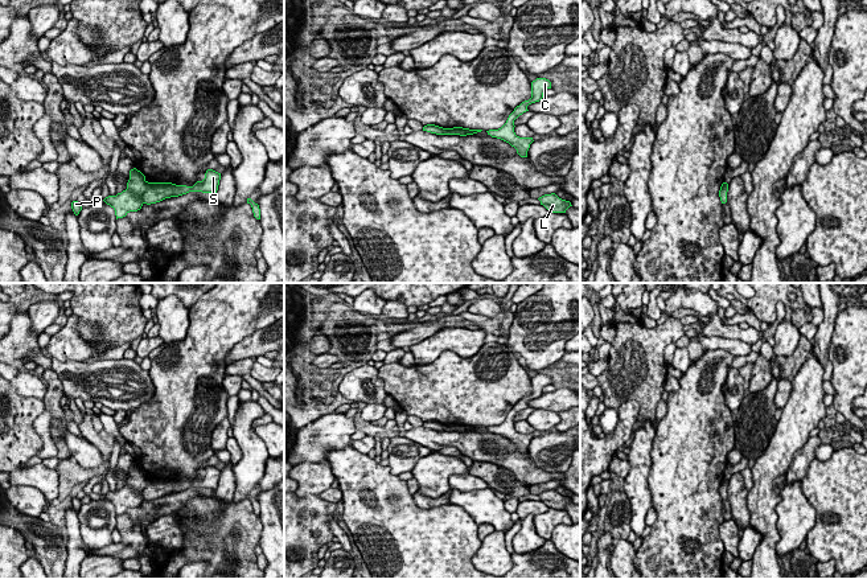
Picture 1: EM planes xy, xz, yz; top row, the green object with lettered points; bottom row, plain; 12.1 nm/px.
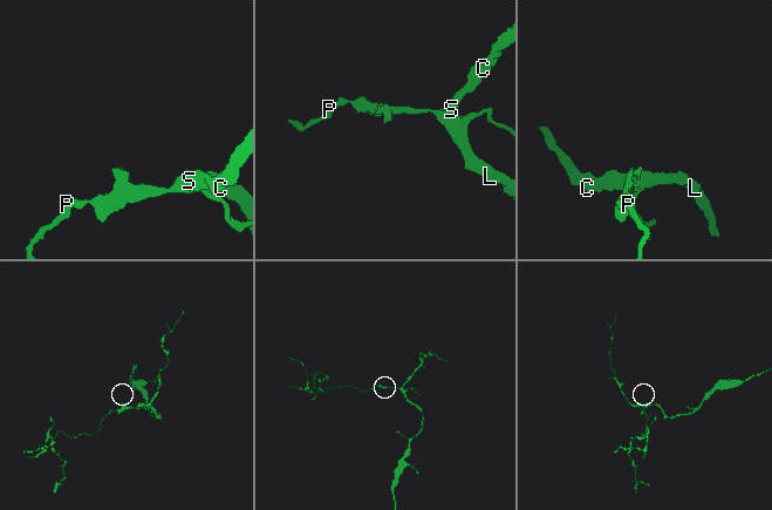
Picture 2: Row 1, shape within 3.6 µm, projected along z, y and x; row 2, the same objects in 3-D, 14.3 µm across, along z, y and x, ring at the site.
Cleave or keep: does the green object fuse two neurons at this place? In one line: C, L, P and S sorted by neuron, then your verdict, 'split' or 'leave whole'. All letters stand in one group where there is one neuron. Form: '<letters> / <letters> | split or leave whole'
C L P S | leave whole

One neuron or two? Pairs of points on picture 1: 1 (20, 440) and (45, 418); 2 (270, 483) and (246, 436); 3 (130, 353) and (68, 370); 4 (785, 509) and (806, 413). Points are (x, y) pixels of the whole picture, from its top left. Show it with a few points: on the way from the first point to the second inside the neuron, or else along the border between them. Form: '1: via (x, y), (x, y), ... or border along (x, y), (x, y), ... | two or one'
1: border along (44, 409), (33, 422), (41, 439), (35, 455) | two
2: border along (270, 458), (264, 465), (264, 475), (258, 483) | two
3: border along (123, 357), (132, 360) | two
4: border along (787, 483), (780, 493), (780, 501), (775, 512) | two

